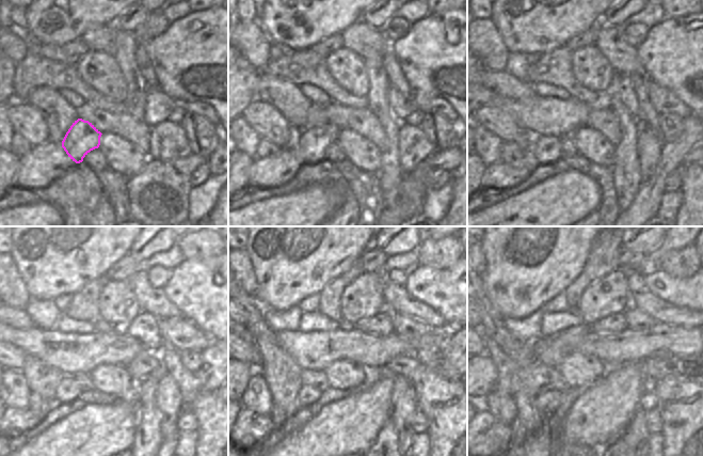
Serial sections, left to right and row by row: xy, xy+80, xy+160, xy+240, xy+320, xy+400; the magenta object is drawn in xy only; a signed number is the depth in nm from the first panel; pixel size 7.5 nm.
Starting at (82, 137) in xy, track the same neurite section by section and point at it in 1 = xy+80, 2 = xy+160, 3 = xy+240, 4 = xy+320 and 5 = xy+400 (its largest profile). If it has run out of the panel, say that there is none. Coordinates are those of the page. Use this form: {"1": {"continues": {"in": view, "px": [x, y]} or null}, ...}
{"1": {"continues": {"in": "xy+80", "px": [312, 144]}}, "2": {"continues": {"in": "xy+160", "px": [542, 148]}}, "3": {"continues": {"in": "xy+240", "px": [66, 391]}}, "4": {"continues": {"in": "xy+320", "px": [307, 395]}}, "5": {"continues": {"in": "xy+400", "px": [546, 402]}}}

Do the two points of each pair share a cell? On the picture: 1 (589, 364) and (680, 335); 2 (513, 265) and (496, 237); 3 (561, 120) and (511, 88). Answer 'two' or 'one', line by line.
1: two
2: one
3: two

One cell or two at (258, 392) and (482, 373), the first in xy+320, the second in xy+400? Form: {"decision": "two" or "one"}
{"decision": "two"}

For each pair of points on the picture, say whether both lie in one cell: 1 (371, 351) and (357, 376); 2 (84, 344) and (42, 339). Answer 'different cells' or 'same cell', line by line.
1: different cells
2: same cell

